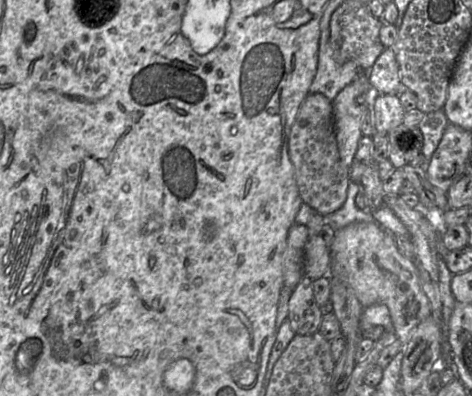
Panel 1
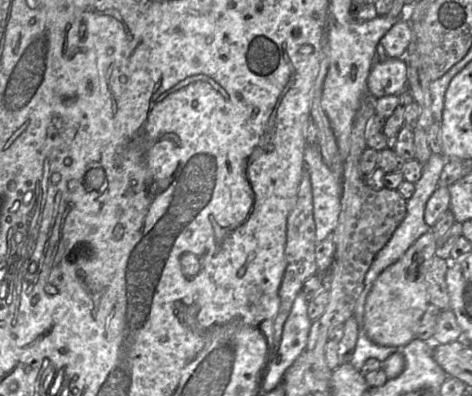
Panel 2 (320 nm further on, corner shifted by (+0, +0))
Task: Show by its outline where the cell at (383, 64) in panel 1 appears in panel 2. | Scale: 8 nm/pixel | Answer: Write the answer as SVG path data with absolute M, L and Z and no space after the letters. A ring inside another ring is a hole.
M400 19L380 39L376 47L376 61L403 58L412 41L412 28L409 21Z

